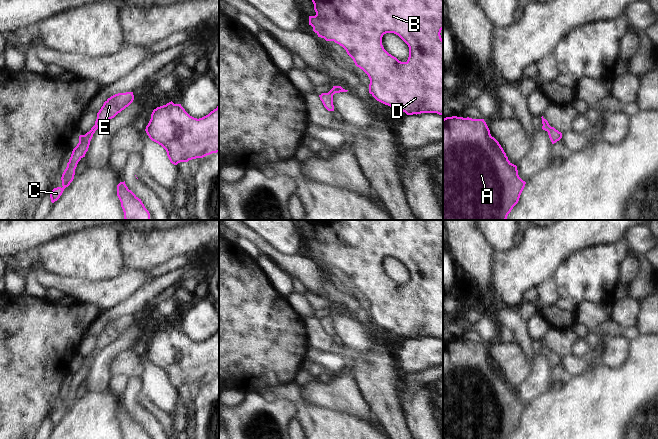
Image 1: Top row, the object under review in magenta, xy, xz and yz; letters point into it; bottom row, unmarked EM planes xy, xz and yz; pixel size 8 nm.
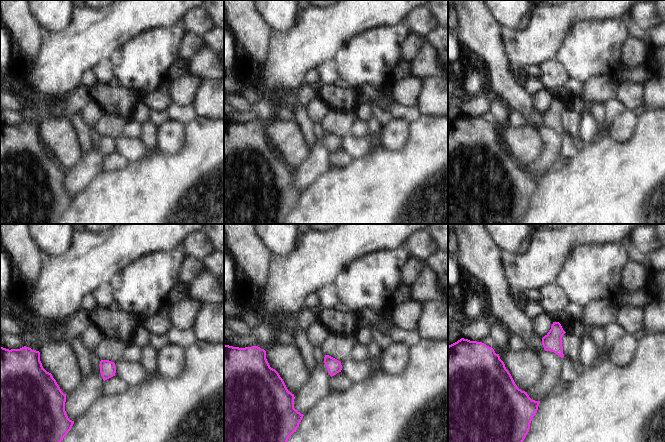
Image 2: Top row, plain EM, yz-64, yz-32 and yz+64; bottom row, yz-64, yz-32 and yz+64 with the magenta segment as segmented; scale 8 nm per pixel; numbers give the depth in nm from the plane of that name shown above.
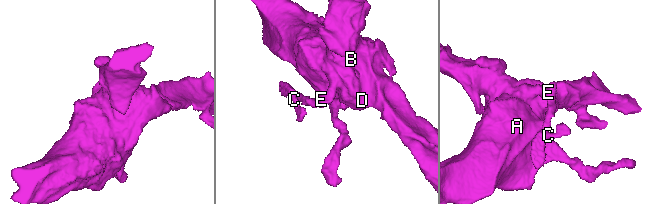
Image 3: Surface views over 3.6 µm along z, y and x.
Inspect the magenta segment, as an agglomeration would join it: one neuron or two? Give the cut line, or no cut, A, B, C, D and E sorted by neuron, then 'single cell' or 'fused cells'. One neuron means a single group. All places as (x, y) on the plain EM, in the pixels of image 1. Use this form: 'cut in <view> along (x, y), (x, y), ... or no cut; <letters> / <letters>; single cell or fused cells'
no cut; A B C D E; single cell

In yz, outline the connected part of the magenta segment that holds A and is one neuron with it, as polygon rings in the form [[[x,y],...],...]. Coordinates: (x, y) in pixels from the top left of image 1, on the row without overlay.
[[[443,343],[443,439],[508,439],[518,427],[526,406],[519,399],[499,366],[491,360],[484,343]]]

